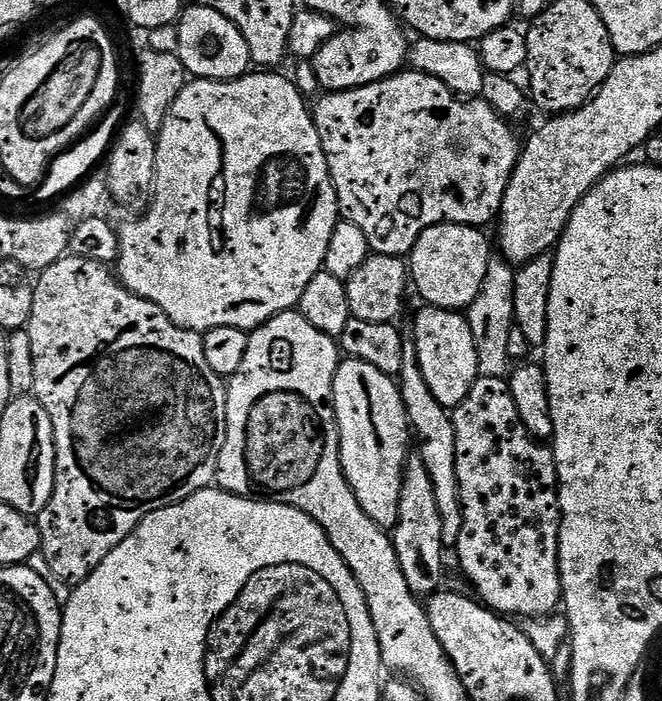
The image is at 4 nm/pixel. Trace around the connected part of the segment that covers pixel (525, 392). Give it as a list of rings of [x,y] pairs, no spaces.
[[[494,254],[488,260],[486,277],[482,289],[478,292],[471,306],[466,309],[468,325],[474,336],[475,349],[478,350],[479,376],[505,377],[510,386],[510,394],[514,398],[514,406],[518,406],[518,418],[522,426],[541,442],[551,441],[554,422],[550,418],[550,398],[546,390],[546,378],[543,367],[539,363],[520,362],[512,373],[507,373],[512,359],[508,354],[508,337],[515,325],[514,290],[516,289],[516,270],[503,257]]]

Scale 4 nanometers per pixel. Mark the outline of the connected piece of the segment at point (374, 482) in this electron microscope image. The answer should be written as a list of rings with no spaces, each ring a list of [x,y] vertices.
[[[351,358],[341,359],[332,383],[332,409],[336,411],[336,425],[340,435],[342,470],[350,490],[354,490],[354,498],[358,498],[358,506],[366,510],[366,514],[379,528],[395,528],[398,522],[404,461],[410,455],[410,425],[400,397],[399,383],[393,377],[382,374],[382,370],[374,370],[374,366],[366,362]]]

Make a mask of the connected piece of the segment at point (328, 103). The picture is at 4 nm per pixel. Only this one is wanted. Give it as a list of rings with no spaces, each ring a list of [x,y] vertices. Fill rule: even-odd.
[[[401,70],[396,75],[374,82],[370,86],[362,86],[349,92],[328,92],[317,102],[316,108],[314,104],[311,114],[318,130],[318,138],[322,142],[322,150],[326,154],[341,217],[354,226],[358,226],[362,234],[366,234],[368,247],[375,255],[407,257],[420,235],[435,224],[465,224],[471,228],[483,229],[484,224],[490,223],[491,220],[493,223],[497,219],[502,198],[506,194],[506,186],[520,157],[522,140],[521,137],[516,137],[515,130],[508,125],[511,123],[481,98],[461,98],[449,90],[441,80],[430,74],[415,70]]]

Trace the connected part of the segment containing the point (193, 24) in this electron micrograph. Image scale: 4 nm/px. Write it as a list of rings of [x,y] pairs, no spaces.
[[[187,5],[177,20],[176,33],[178,46],[175,53],[189,77],[198,80],[236,80],[248,75],[253,67],[246,38],[242,38],[242,32],[213,7]]]

